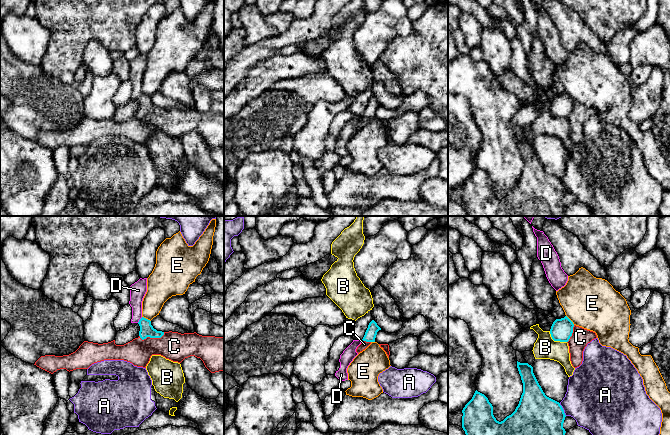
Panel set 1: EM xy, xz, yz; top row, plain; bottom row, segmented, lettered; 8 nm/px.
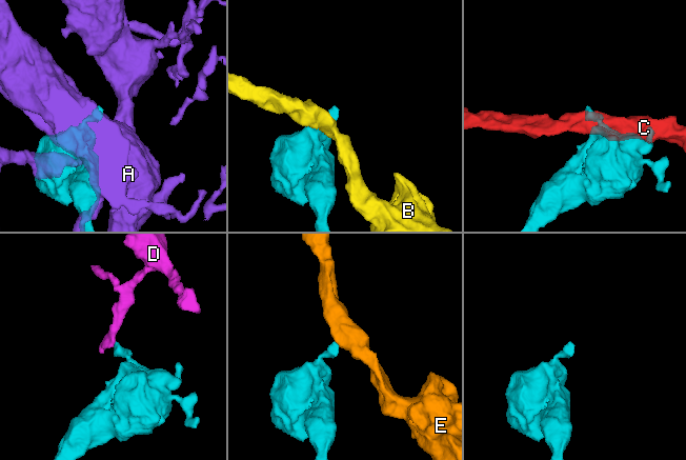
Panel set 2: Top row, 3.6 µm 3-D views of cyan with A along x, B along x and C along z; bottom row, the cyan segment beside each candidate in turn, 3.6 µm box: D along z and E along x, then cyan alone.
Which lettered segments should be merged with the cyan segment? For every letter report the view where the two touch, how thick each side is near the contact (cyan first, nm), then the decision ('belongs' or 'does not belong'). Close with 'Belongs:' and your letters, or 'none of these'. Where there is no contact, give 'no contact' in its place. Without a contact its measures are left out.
A: yz | 440/420 nm | does not belong
B: yz | 180/180 nm | does not belong
C: xy | 110/220 nm | does not belong
D: xy | 110/130 nm | does not belong
E: yz | 180/420 nm | does not belong
Belongs: none of these

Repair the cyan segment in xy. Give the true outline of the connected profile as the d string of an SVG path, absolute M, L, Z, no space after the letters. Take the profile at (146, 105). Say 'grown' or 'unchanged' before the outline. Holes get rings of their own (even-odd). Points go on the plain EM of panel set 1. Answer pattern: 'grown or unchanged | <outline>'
unchanged | M144 93L139 96L138 100L140 102L139 112L142 116L146 115L147 113L161 114L164 111L164 108L154 105L151 101L151 97Z

